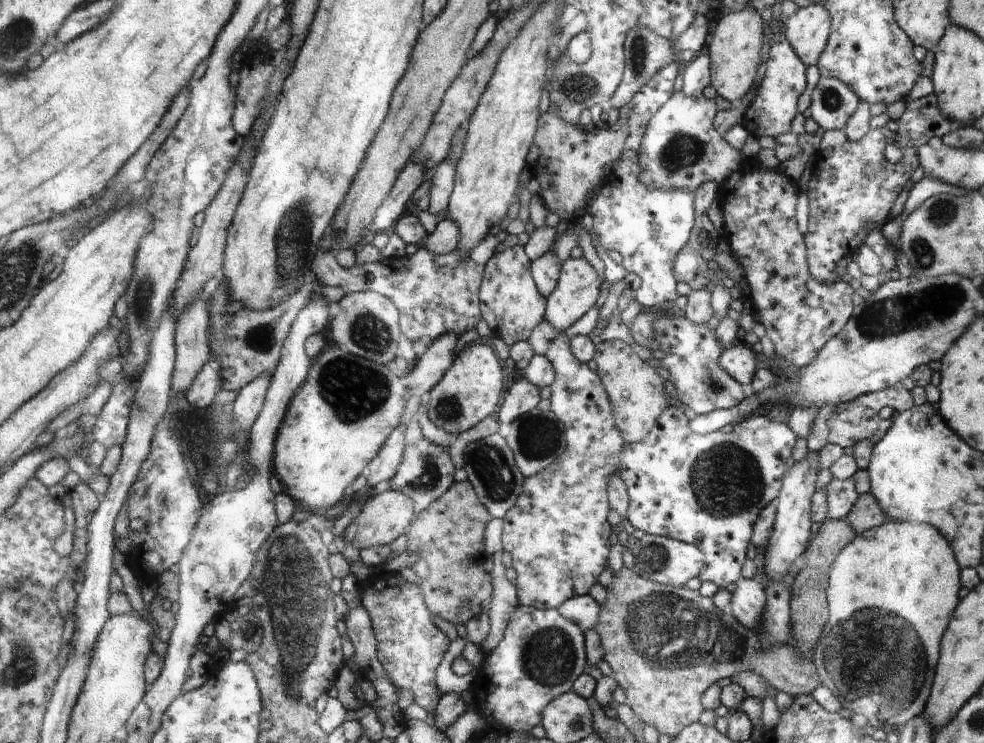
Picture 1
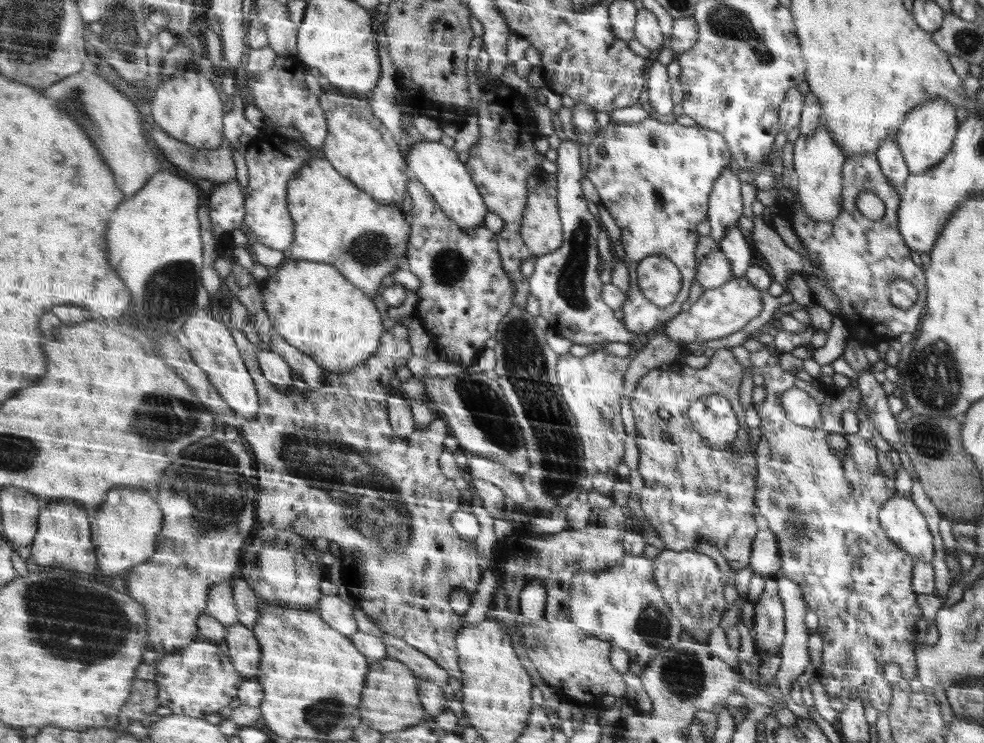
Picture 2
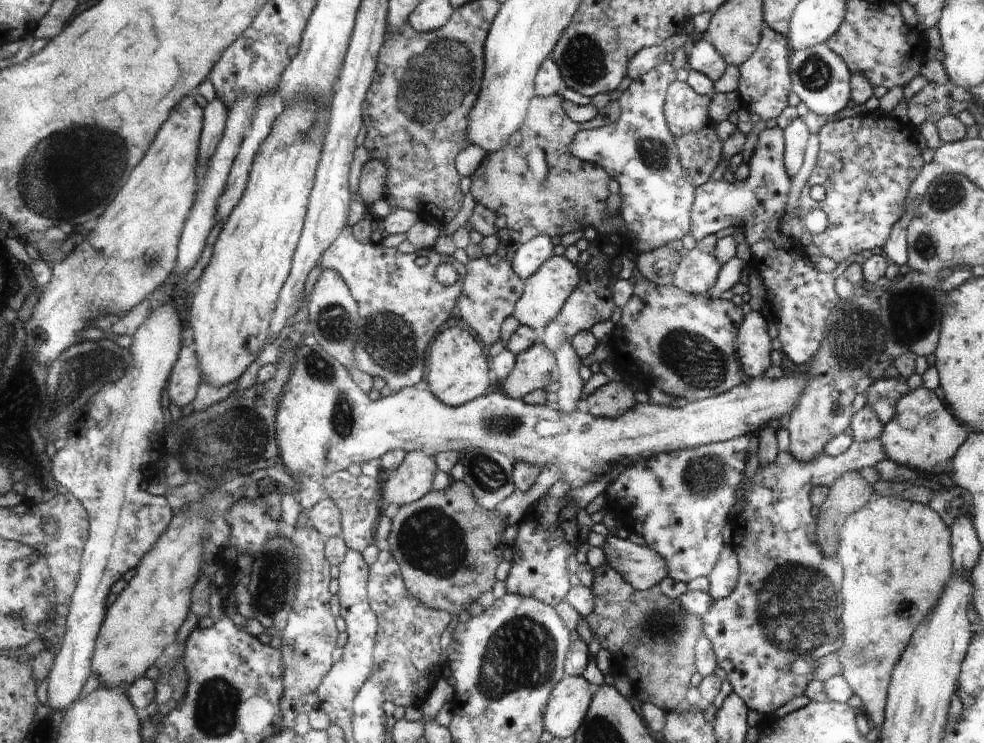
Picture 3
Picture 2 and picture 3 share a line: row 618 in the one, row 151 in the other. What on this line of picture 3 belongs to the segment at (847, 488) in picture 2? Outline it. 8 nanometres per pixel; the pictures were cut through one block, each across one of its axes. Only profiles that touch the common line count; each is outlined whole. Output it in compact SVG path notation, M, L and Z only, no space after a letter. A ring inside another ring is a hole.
M871 112L827 122L817 132L819 152L811 176L799 194L797 216L801 218L813 208L823 210L827 228L807 240L819 248L823 258L841 264L851 254L861 254L865 250L871 252L873 248L885 246L893 224L905 210L913 178L921 174L919 168L923 160L915 148L913 136L915 126L911 122L905 124L897 118ZM813 186L823 186L825 198L821 202L809 198Z

